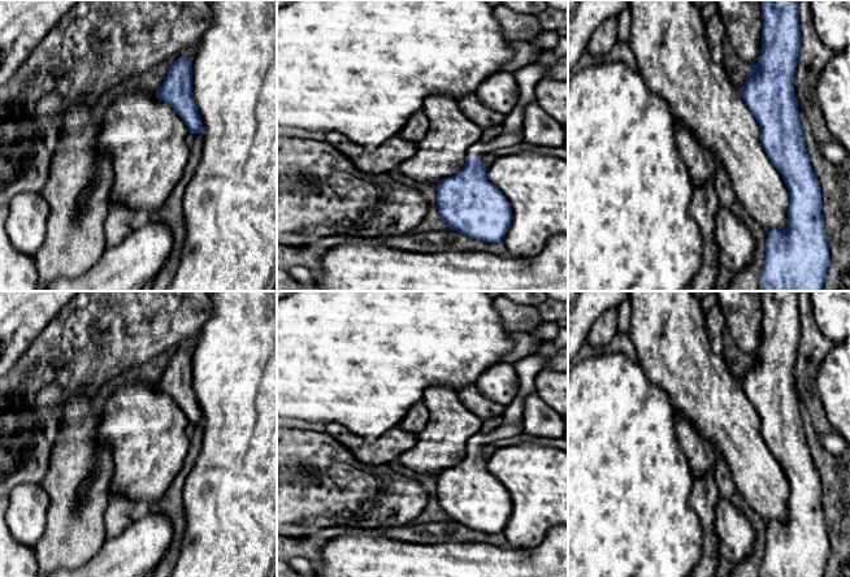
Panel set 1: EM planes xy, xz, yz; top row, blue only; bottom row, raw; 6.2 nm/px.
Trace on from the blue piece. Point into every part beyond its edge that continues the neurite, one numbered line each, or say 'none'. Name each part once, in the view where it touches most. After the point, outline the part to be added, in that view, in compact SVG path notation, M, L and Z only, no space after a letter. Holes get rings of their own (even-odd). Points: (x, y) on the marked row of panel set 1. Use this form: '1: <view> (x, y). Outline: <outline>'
1: xz (506, 139). Outline: M521 129L516 130L516 131L503 131L496 138L494 138L493 140L490 140L487 143L483 143L480 140L480 142L472 144L467 151L467 156L481 157L489 152L512 147L515 144L519 144L520 142L522 142L522 130Z

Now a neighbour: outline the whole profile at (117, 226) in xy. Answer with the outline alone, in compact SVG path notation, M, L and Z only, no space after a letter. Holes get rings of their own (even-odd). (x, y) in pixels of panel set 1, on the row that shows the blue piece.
M110 203L104 222L107 246L116 246L121 243L133 231L130 222L134 213L134 211L126 208L125 205Z

